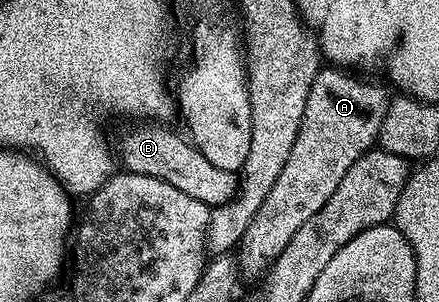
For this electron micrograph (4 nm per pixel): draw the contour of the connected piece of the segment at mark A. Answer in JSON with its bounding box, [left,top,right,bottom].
[236,66,388,273]

